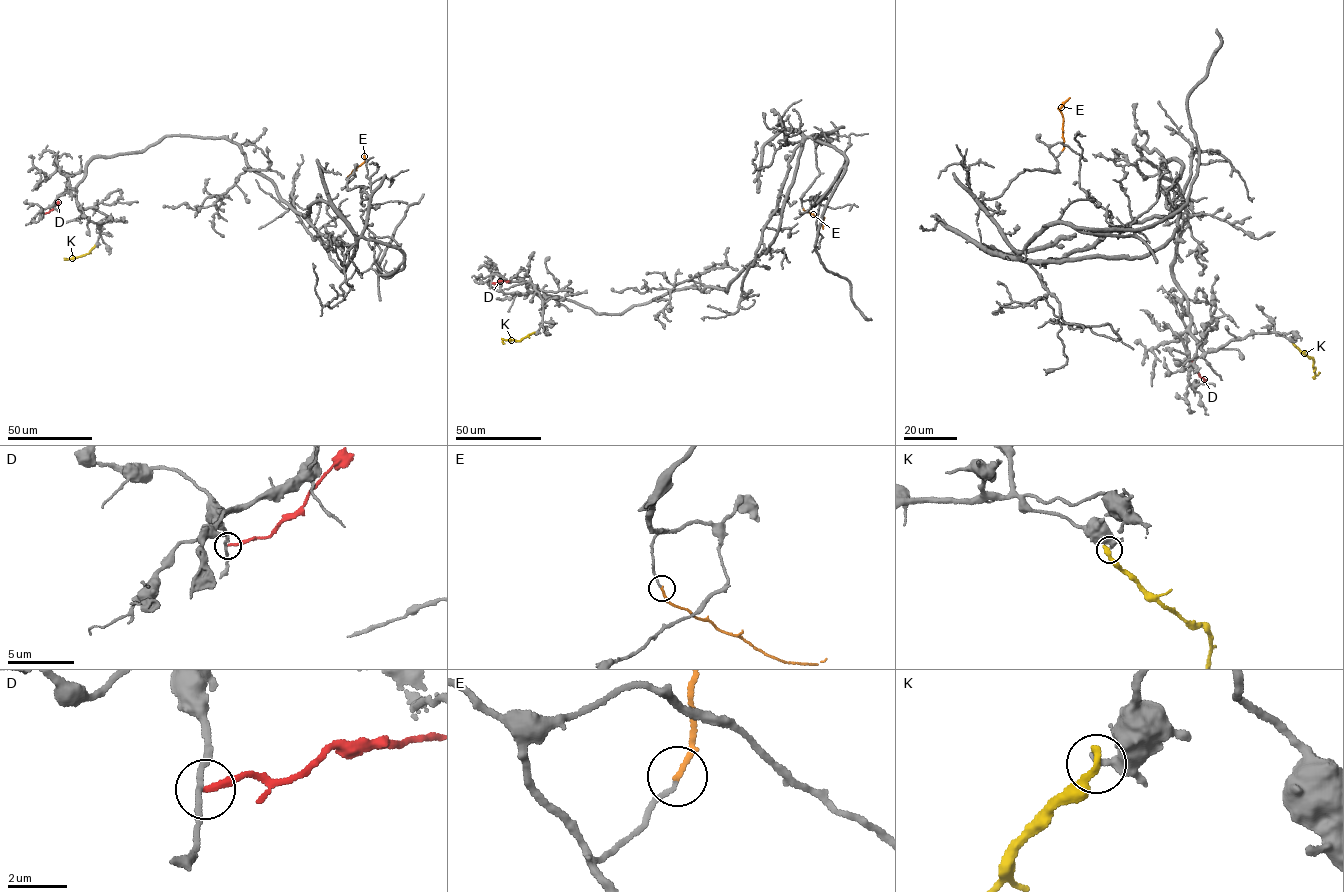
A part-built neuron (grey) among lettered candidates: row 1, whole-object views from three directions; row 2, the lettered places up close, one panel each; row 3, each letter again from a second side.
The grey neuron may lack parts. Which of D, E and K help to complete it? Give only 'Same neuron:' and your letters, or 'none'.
Same neuron: E

